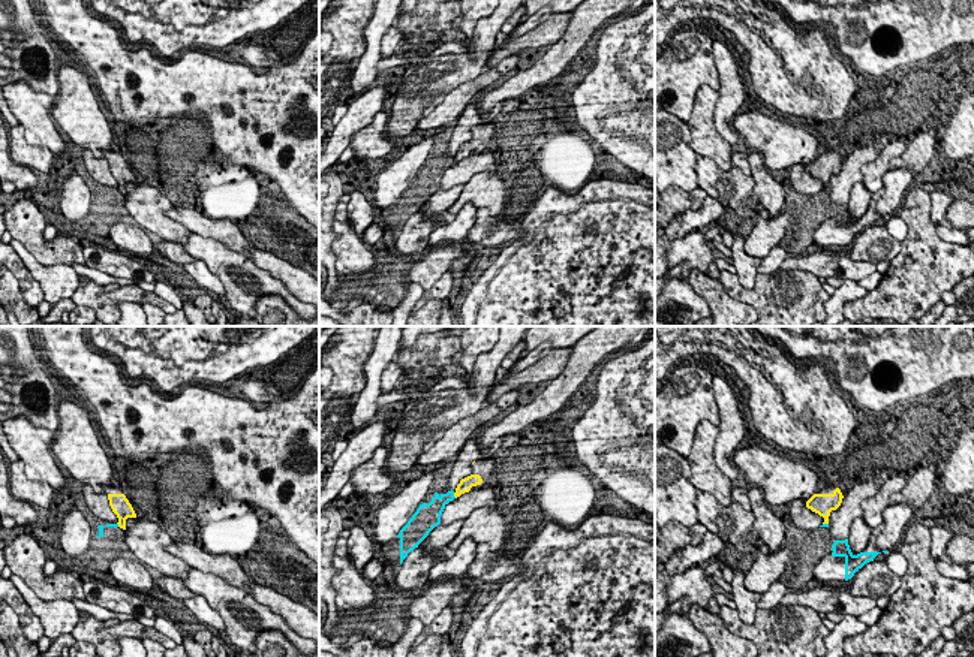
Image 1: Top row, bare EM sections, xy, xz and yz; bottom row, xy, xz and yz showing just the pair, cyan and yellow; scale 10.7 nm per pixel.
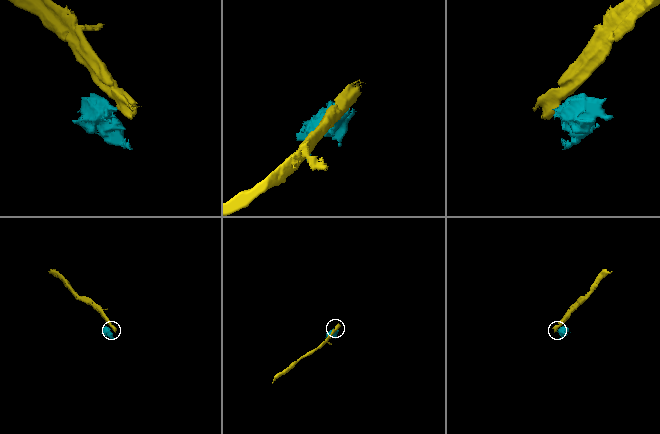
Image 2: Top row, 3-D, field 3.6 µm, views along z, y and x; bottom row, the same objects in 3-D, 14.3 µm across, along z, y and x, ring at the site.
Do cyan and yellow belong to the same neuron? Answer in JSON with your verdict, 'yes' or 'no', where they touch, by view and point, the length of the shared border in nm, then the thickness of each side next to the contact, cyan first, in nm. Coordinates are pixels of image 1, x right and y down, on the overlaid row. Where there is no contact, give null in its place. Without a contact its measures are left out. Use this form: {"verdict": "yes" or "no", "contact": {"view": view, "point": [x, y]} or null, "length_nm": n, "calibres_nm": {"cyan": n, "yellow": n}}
{"verdict": "no", "contact": {"view": "xz", "point": [453, 496]}, "length_nm": 70, "calibres_nm": {"cyan": 180, "yellow": 140}}

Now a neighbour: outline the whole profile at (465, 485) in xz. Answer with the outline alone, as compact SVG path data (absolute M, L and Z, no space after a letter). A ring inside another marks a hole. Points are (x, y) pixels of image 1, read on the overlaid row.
M481 456L472 464L472 474L462 479L456 488L454 497L460 497L465 492L469 492L472 486L481 485L481 482L491 474L494 468L493 456Z

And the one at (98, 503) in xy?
M84 485L82 497L90 509L90 512L108 524L117 524L118 518L109 506L108 495L105 492L96 492L90 485Z

